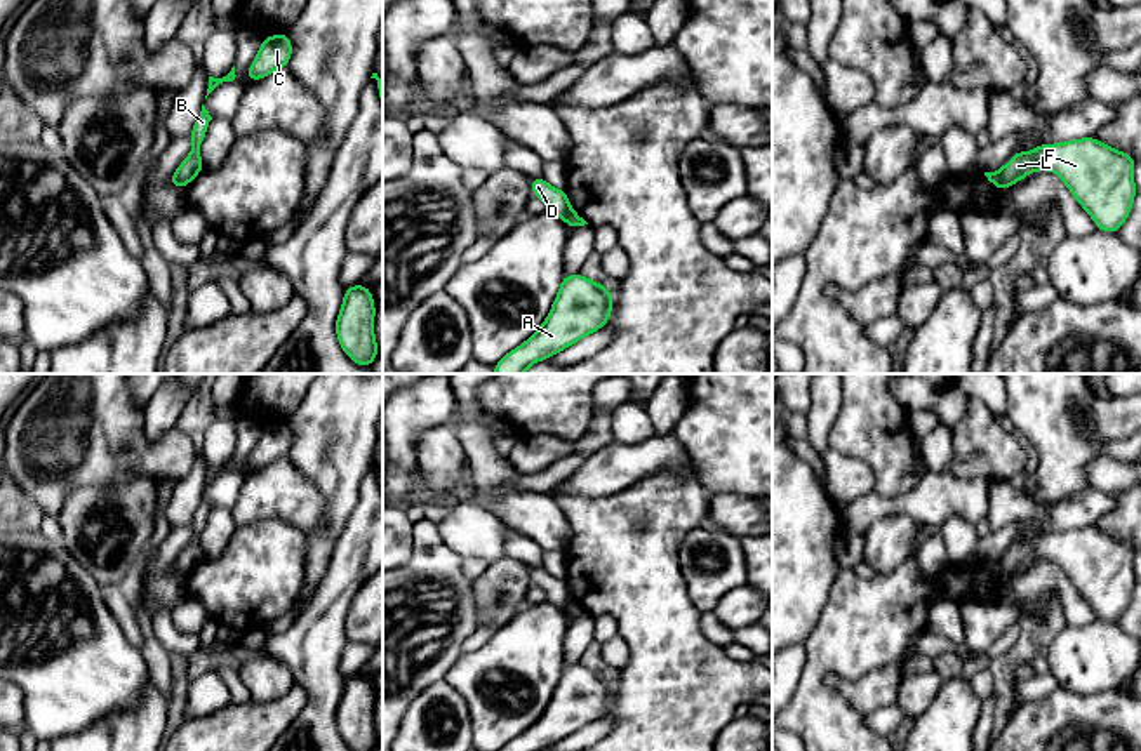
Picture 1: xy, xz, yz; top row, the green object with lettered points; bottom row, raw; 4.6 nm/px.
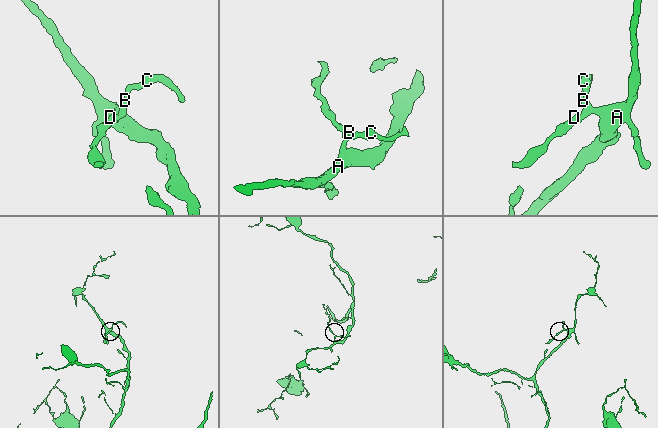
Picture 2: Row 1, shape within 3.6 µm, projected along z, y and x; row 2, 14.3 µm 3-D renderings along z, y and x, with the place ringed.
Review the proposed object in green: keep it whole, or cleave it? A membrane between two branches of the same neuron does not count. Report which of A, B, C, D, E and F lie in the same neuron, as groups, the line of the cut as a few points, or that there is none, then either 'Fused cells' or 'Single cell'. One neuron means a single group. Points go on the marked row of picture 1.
Groups: A B C E F / D. Split along yz (997, 172), (1004, 188). Fused cells

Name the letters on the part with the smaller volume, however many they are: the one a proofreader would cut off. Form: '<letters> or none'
D

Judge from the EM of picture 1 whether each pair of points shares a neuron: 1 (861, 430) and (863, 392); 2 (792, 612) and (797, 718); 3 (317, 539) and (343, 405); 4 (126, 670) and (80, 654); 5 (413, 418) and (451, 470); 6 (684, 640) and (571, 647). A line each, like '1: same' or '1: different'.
1: same
2: different
3: same
4: same
5: different
6: different

